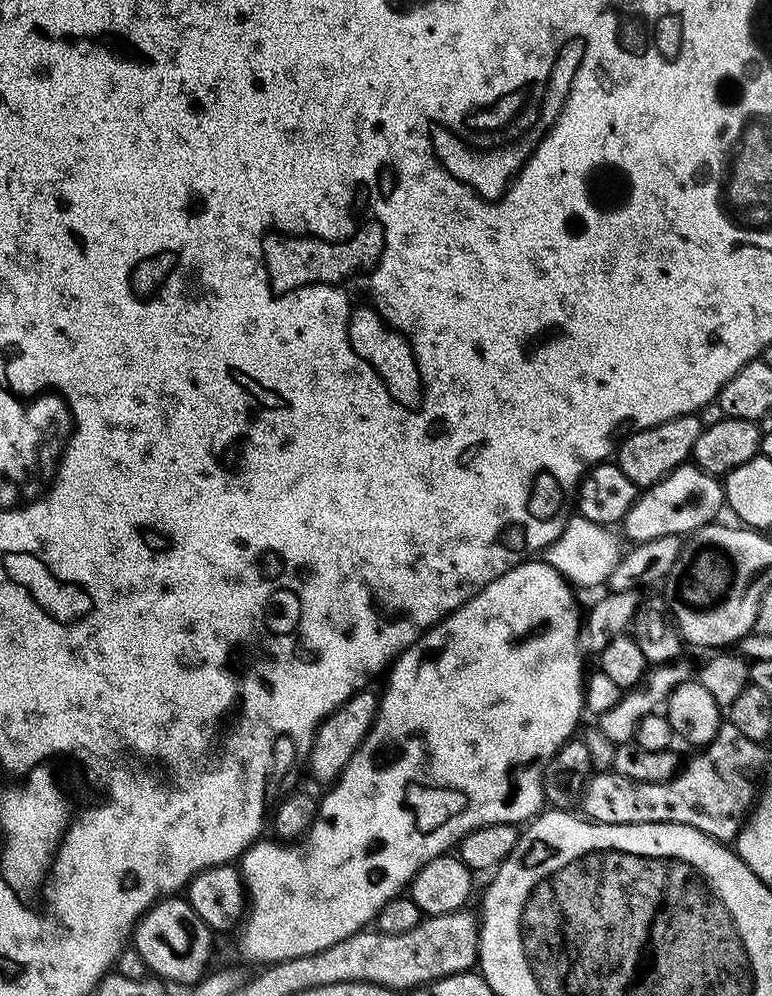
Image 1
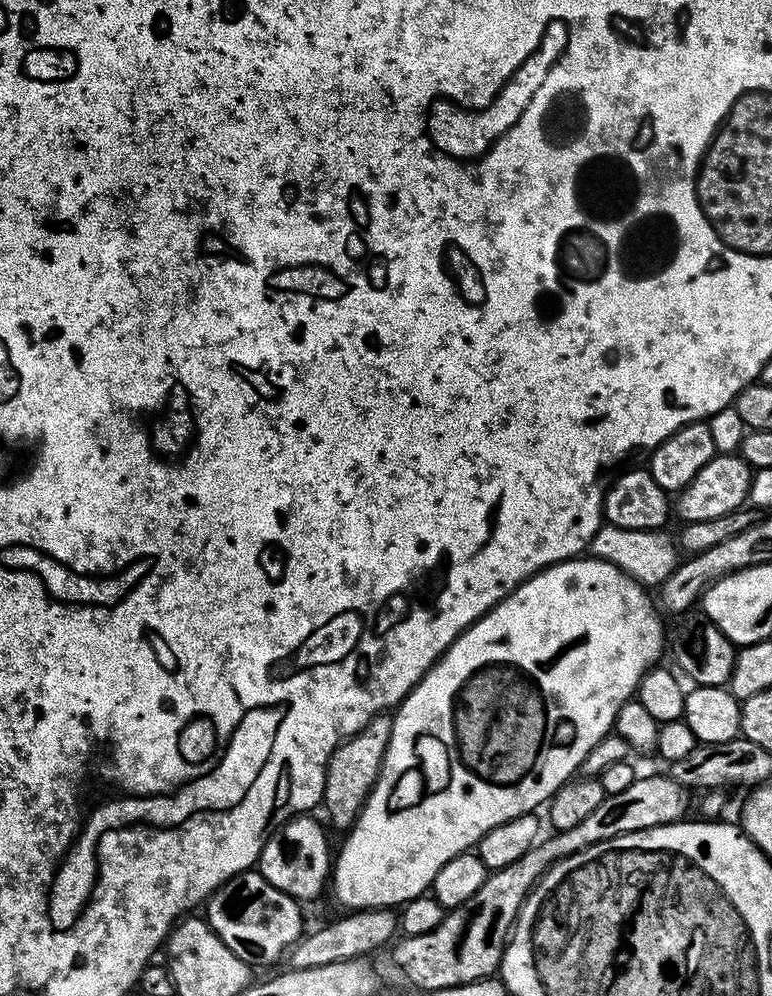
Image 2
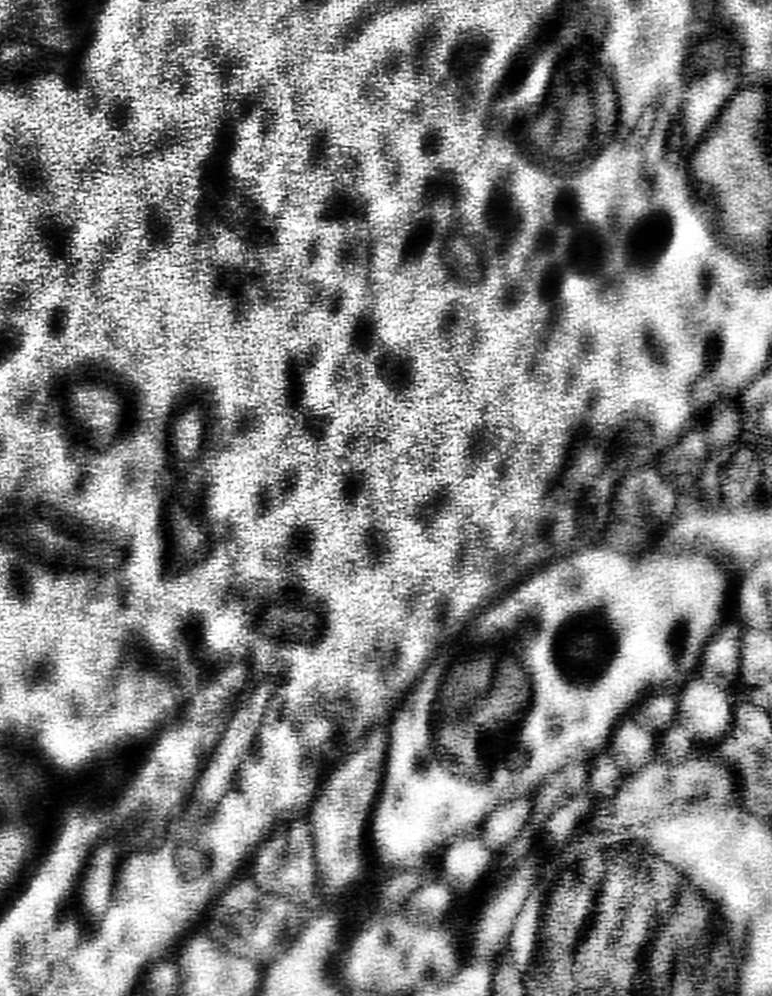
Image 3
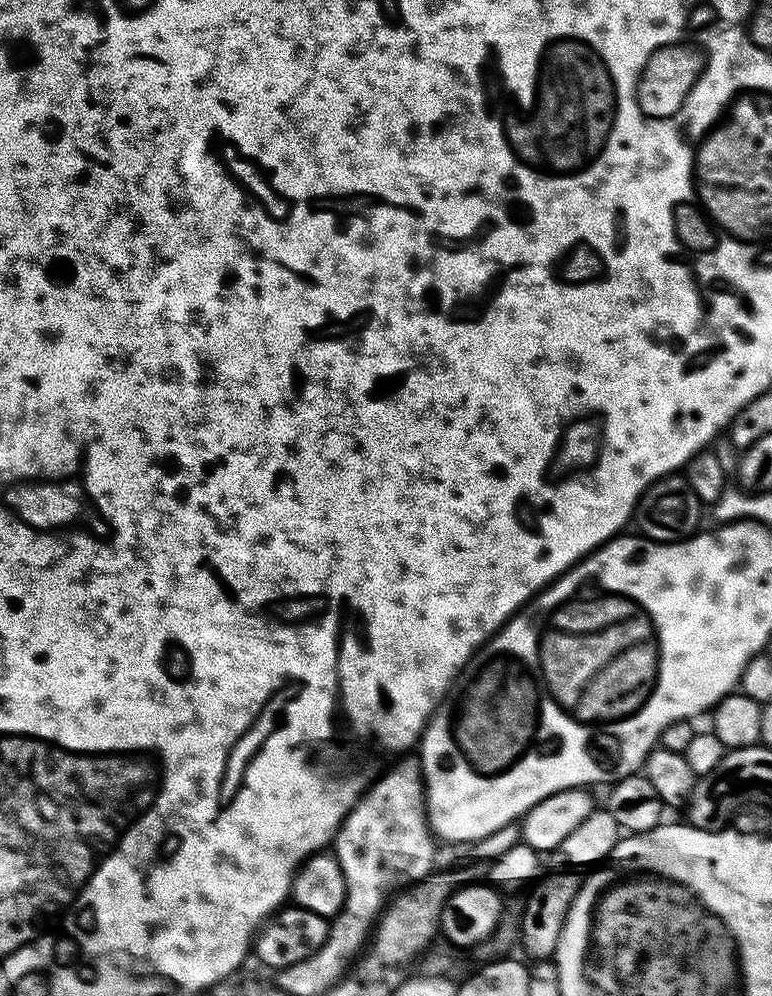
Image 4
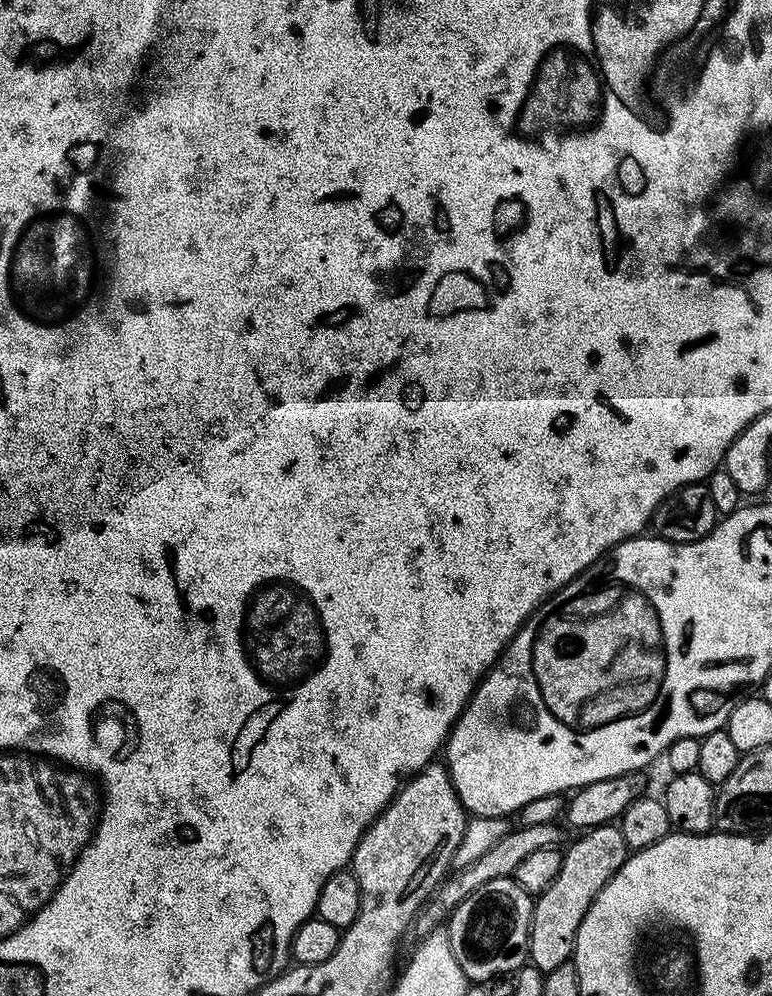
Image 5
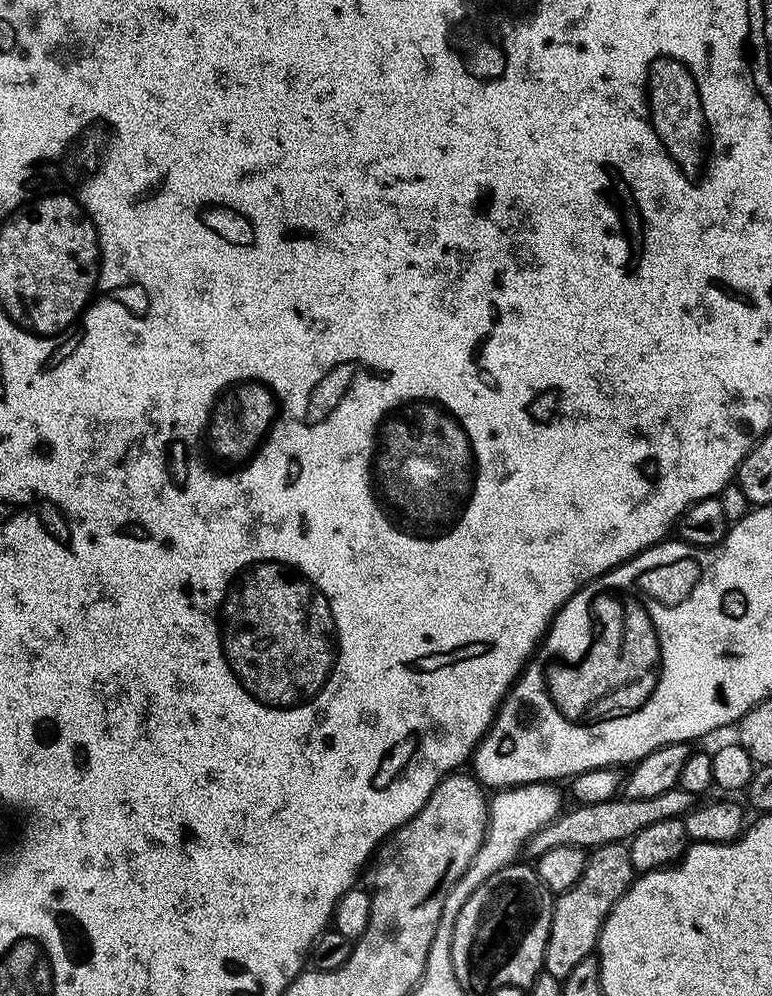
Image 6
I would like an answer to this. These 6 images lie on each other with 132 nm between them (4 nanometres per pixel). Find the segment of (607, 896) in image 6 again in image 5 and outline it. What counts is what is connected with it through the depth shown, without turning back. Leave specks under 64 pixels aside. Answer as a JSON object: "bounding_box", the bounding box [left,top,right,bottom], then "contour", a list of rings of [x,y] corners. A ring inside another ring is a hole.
{"bounding_box":[528,823,630,973],"contour":[[[615,823],[603,824],[587,829],[560,857],[558,878],[545,883],[544,893],[535,897],[532,905],[532,925],[528,939],[528,960],[531,967],[540,973],[558,970],[558,966],[569,963],[572,951],[576,949],[578,926],[586,918],[586,910],[598,898],[602,886],[618,874],[630,855],[630,849],[623,838],[623,832]]]}

